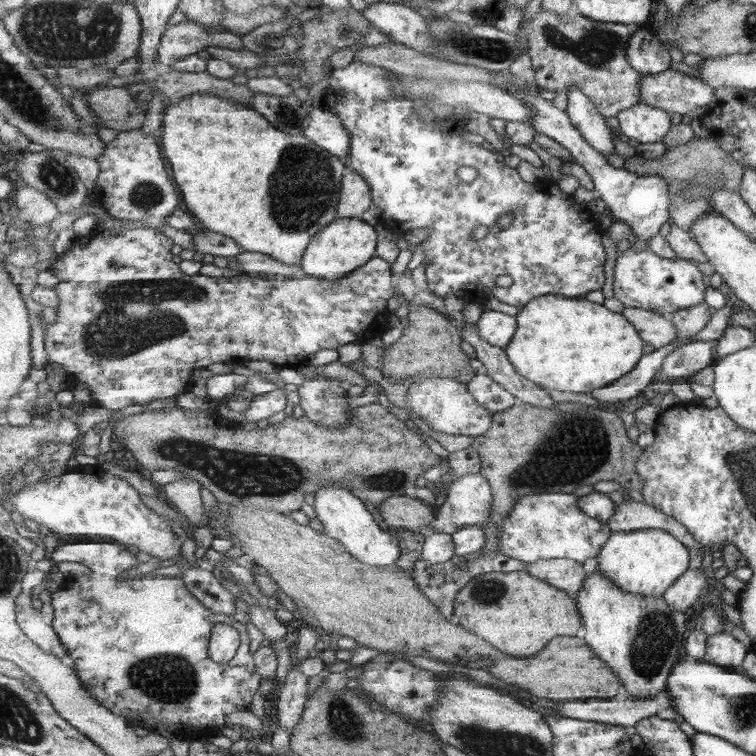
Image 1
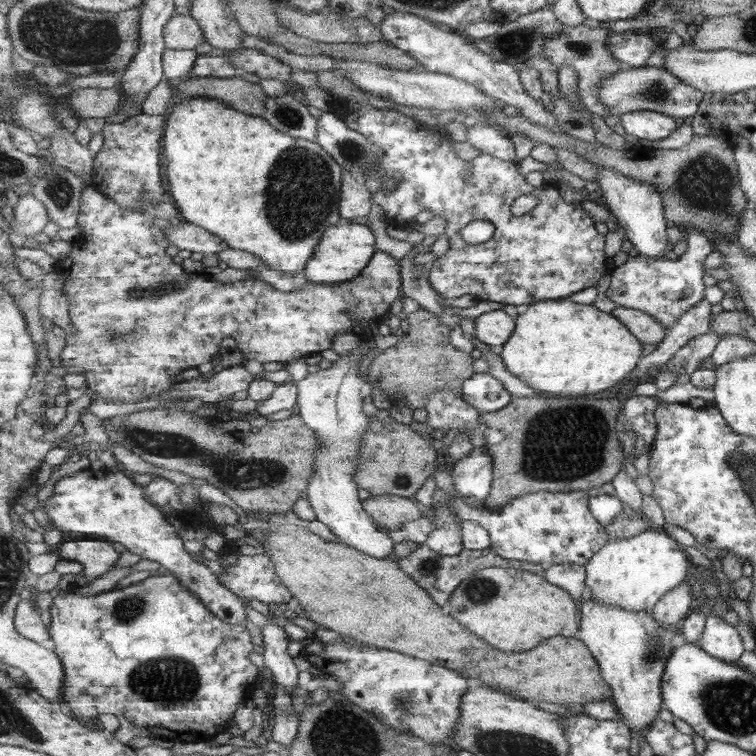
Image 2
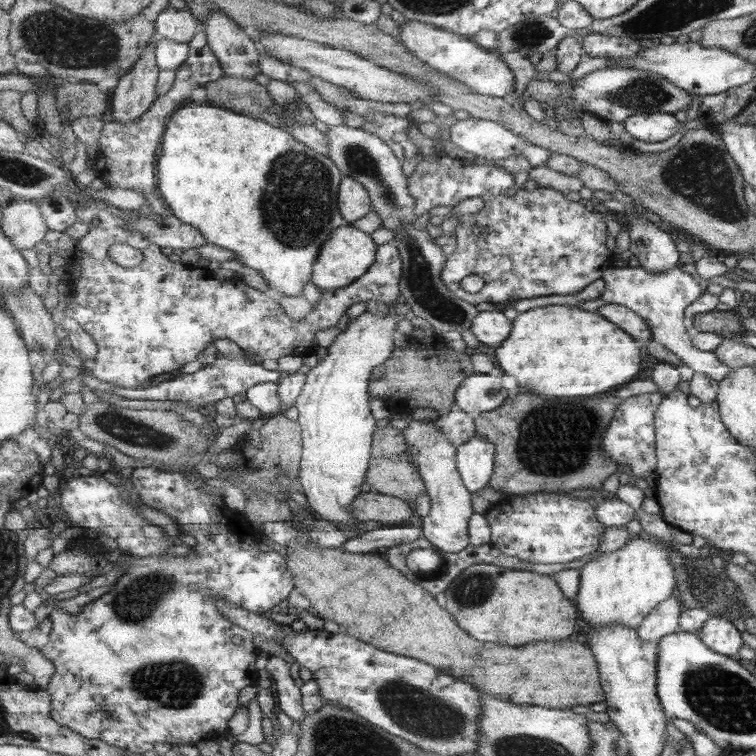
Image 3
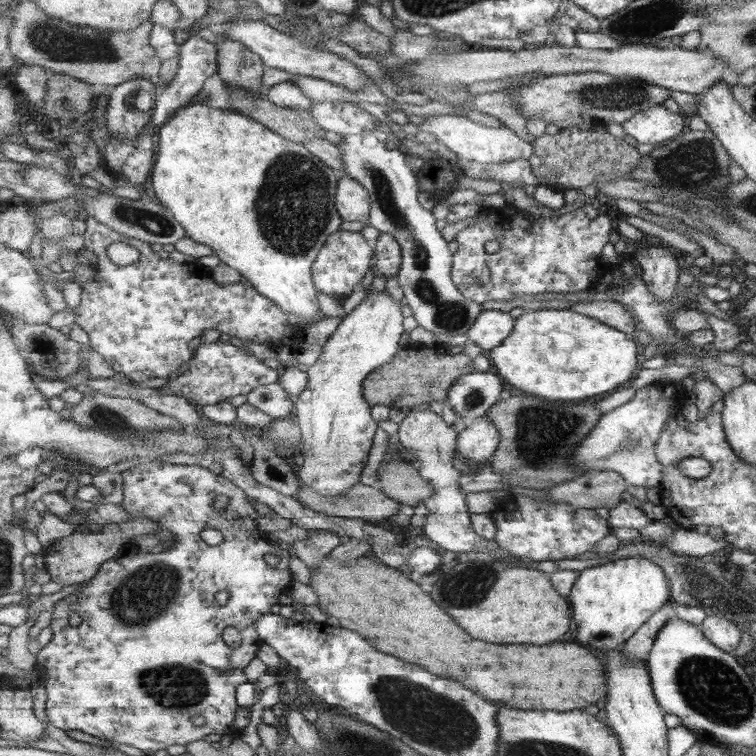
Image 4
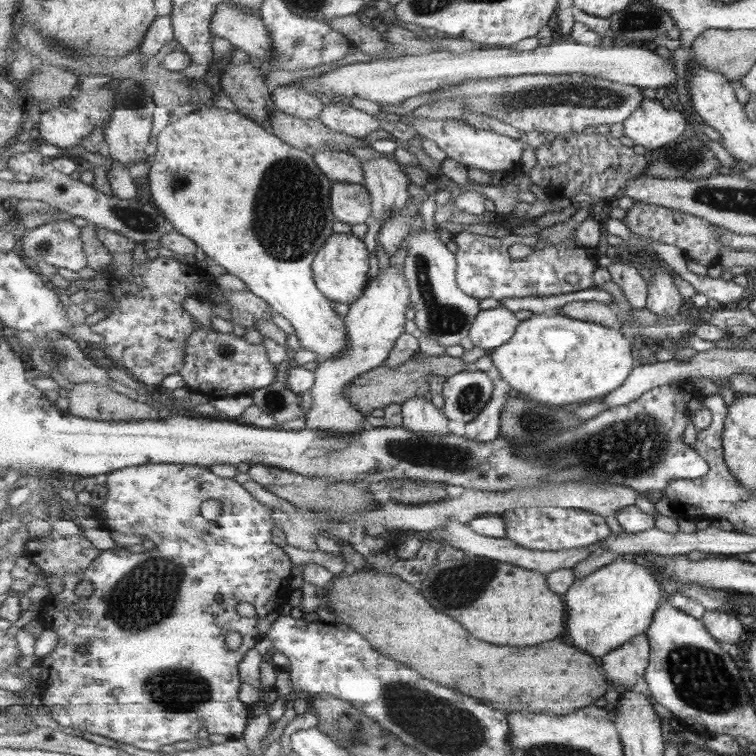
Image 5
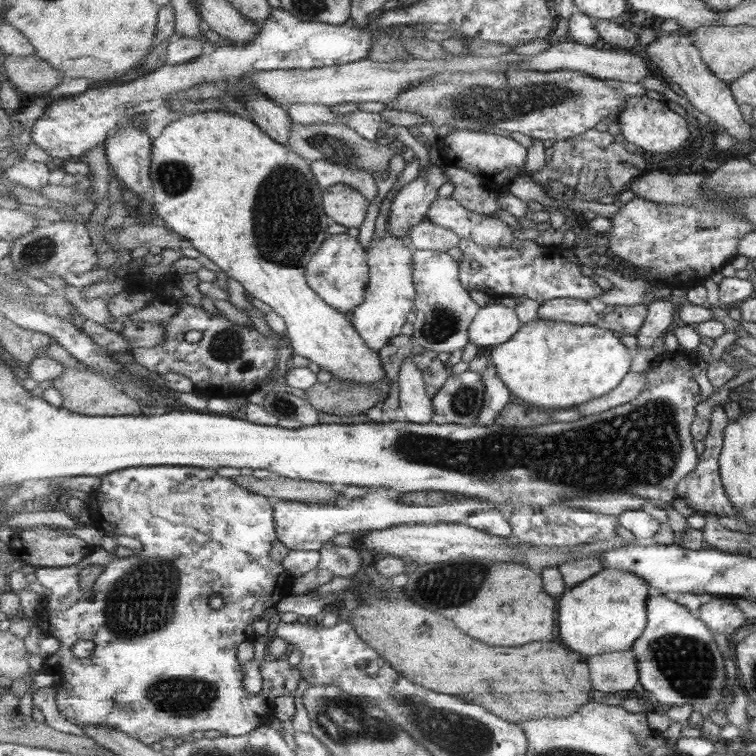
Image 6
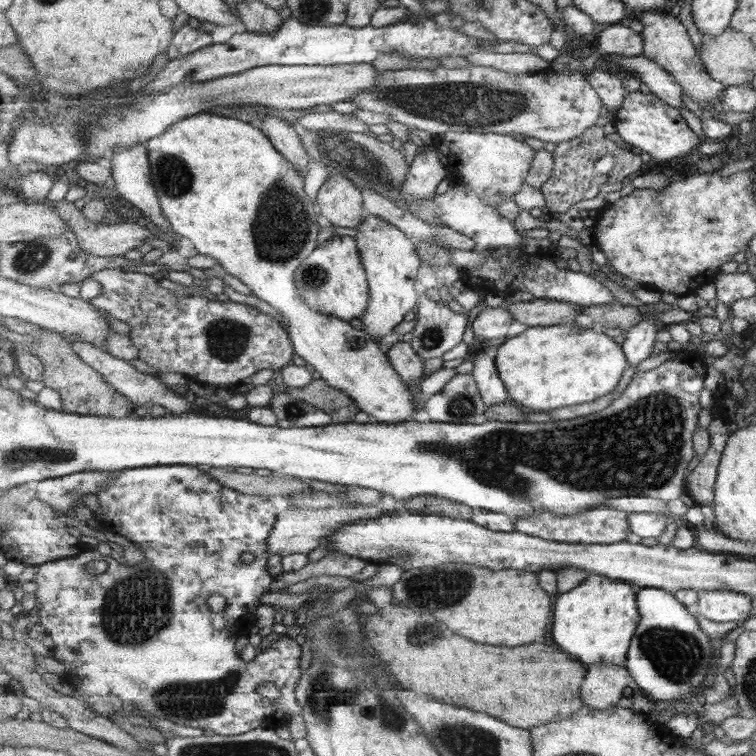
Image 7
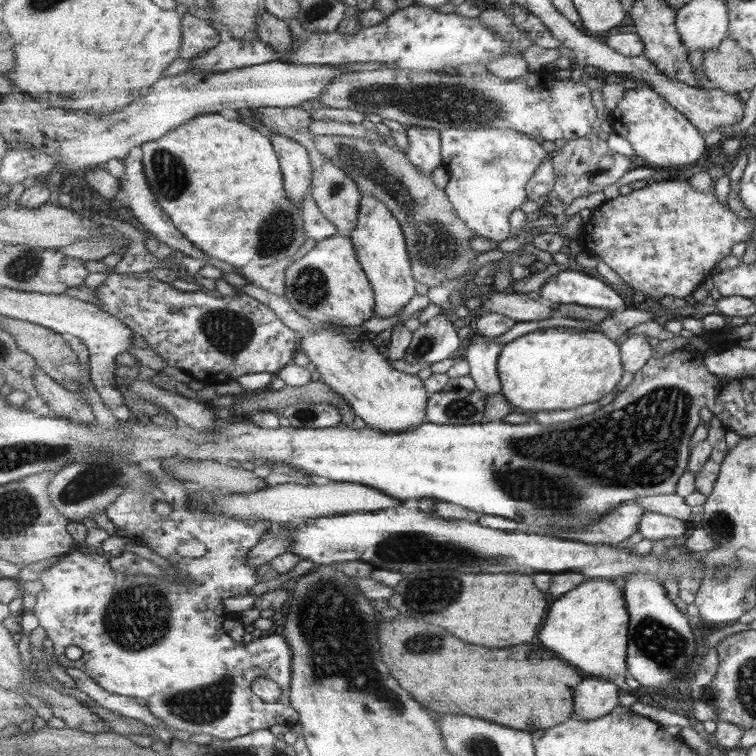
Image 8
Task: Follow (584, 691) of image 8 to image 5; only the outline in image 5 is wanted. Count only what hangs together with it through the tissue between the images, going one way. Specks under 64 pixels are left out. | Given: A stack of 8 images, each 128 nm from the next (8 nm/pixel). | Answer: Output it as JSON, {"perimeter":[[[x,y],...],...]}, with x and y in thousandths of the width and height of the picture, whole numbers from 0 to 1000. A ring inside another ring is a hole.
{"perimeter":[[[856,837],[832,847],[821,857],[795,869],[795,885],[800,896],[825,909],[837,909],[852,897],[860,880],[861,852]]]}

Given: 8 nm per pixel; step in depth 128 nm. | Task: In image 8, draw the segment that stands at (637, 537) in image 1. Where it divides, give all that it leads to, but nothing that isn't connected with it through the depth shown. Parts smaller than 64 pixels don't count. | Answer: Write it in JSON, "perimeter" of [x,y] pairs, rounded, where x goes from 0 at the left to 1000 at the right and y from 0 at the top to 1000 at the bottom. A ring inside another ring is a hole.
{"perimeter":[[[775,766],[729,799],[729,815],[724,815],[718,841],[713,844],[776,894],[806,898],[816,903],[821,915],[833,917],[836,911],[829,906],[833,823],[824,776],[804,766]]]}

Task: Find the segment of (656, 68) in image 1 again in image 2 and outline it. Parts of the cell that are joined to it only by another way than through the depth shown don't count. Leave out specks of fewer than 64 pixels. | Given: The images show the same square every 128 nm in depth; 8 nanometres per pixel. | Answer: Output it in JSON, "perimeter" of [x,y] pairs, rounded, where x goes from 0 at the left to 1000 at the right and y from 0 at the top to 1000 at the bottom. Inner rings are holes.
{"perimeter":[[[837,42],[813,44],[806,48],[806,65],[811,73],[831,89],[853,90],[858,77],[874,61],[856,45]]]}

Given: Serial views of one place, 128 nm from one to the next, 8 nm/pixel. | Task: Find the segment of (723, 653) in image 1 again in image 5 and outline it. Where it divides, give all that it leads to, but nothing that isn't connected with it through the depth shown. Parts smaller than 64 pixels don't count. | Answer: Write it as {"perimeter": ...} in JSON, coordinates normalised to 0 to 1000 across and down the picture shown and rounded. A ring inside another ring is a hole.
{"perimeter":[[[934,807],[929,821],[934,825],[935,833],[959,856],[976,853],[978,847],[983,847],[983,836],[988,831],[975,815],[951,807]]]}

